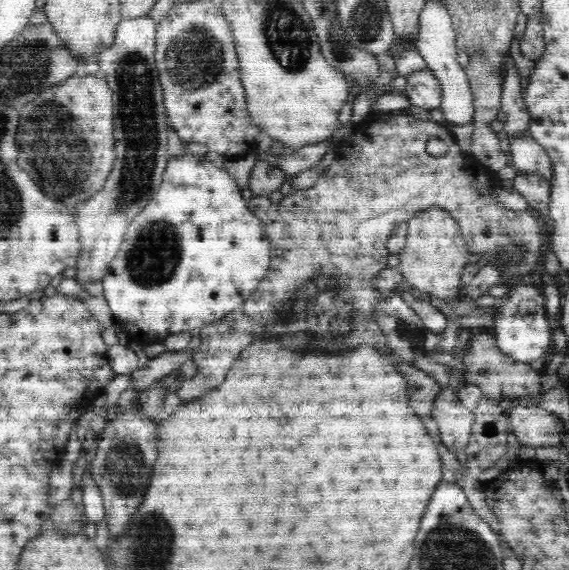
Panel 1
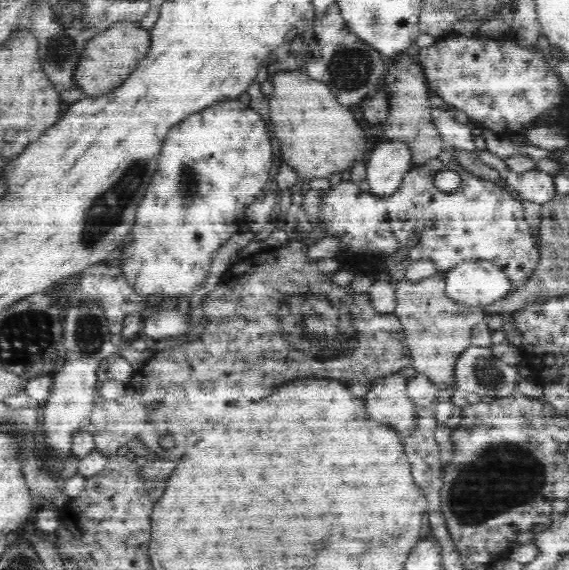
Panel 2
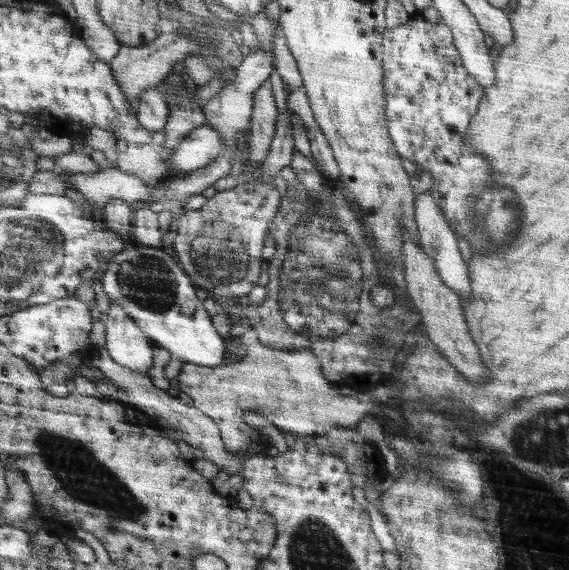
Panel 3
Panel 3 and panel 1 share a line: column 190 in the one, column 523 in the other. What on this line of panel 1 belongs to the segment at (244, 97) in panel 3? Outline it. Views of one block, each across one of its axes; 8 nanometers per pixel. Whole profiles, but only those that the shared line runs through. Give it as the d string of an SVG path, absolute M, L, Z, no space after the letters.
M518 172L513 179L516 192L524 196L529 204L529 210L534 209L542 215L549 215L551 184L544 177L532 173Z

